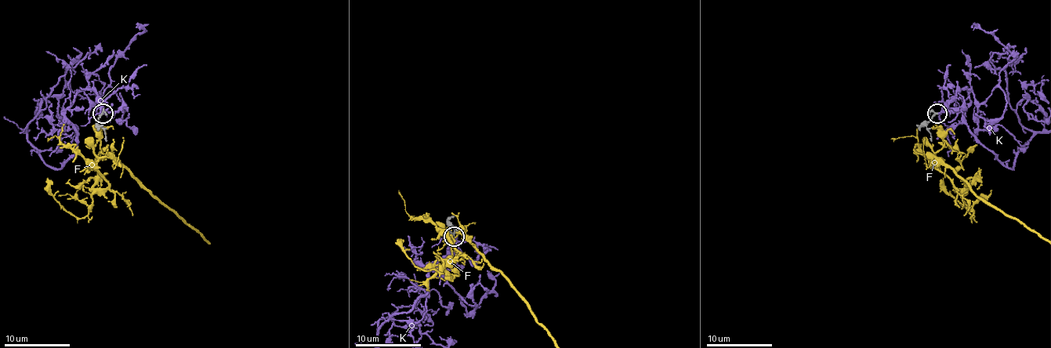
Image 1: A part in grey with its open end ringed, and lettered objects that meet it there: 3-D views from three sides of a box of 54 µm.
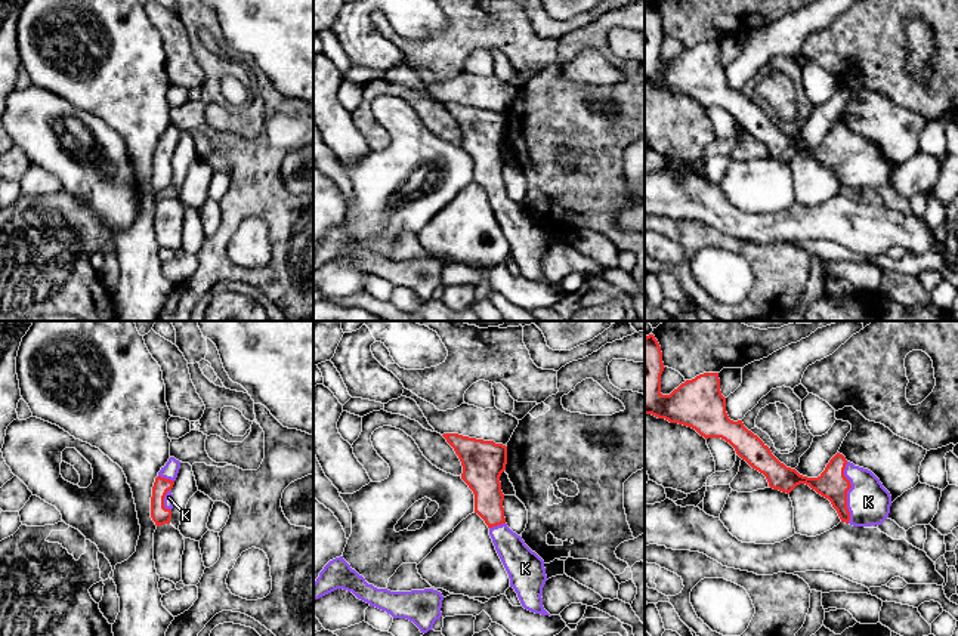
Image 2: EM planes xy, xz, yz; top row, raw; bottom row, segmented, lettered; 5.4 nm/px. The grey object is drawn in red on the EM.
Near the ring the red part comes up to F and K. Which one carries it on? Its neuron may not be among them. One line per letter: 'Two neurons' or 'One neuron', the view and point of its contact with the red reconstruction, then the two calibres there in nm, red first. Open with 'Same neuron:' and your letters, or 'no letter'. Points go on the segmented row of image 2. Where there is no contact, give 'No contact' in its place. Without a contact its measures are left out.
Same neuron: K
F: Two neurons. No contact
K: One neuron. Touches red at yz (846, 493). Thickness 160 nm (red) against 240 nm

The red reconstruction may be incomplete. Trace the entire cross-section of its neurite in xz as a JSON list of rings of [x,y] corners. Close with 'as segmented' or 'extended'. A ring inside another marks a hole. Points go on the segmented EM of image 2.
[[[458,433],[442,436],[461,461],[461,479],[475,494],[475,513],[489,528],[495,550],[509,574],[510,587],[514,589],[525,609],[550,615],[541,598],[547,581],[544,561],[506,524],[500,476],[506,470],[507,447]]] | extended

